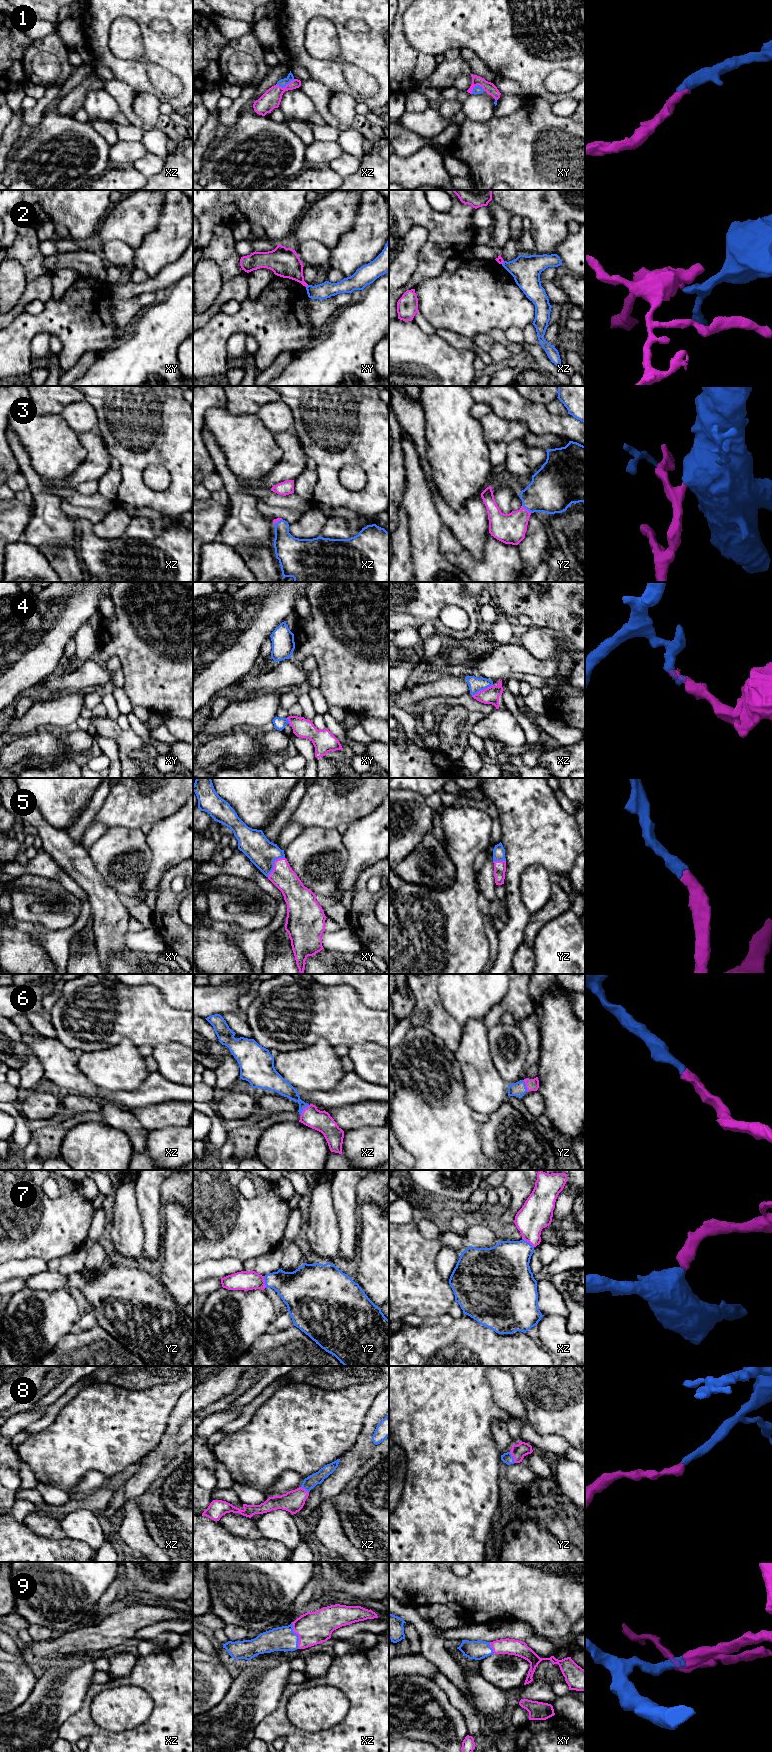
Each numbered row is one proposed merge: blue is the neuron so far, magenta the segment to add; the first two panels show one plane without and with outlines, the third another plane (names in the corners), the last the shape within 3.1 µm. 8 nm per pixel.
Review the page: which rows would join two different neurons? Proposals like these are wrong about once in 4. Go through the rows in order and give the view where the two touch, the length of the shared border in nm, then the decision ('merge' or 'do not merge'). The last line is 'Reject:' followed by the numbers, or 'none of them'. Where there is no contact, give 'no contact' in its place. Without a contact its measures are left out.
1: xz | 160 nm | merge
2: xy | 30 nm | do not merge
3: yz | 100 nm | merge
4: xz | 190 nm | do not merge
5: xy | 220 nm | merge
6: yz | 100 nm | merge
7: yz | 100 nm | merge
8: yz | 100 nm | merge
9: xz | 220 nm | merge
Reject: 2, 4

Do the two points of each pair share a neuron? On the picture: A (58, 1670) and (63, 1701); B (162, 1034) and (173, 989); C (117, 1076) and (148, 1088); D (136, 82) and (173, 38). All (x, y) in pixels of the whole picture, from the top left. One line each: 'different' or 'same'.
A: same
B: different
C: different
D: same

